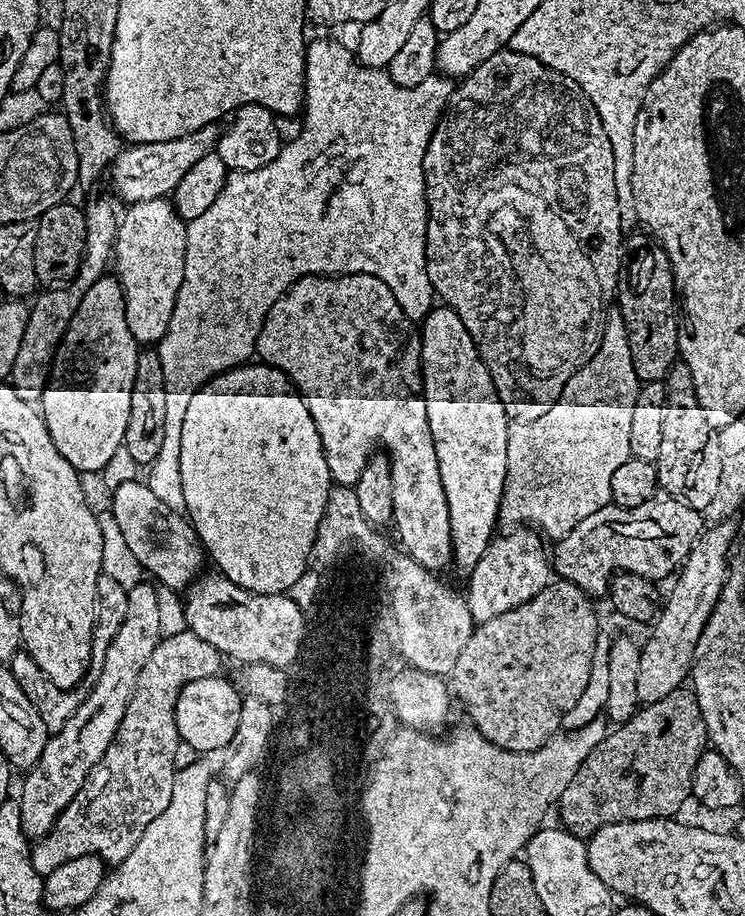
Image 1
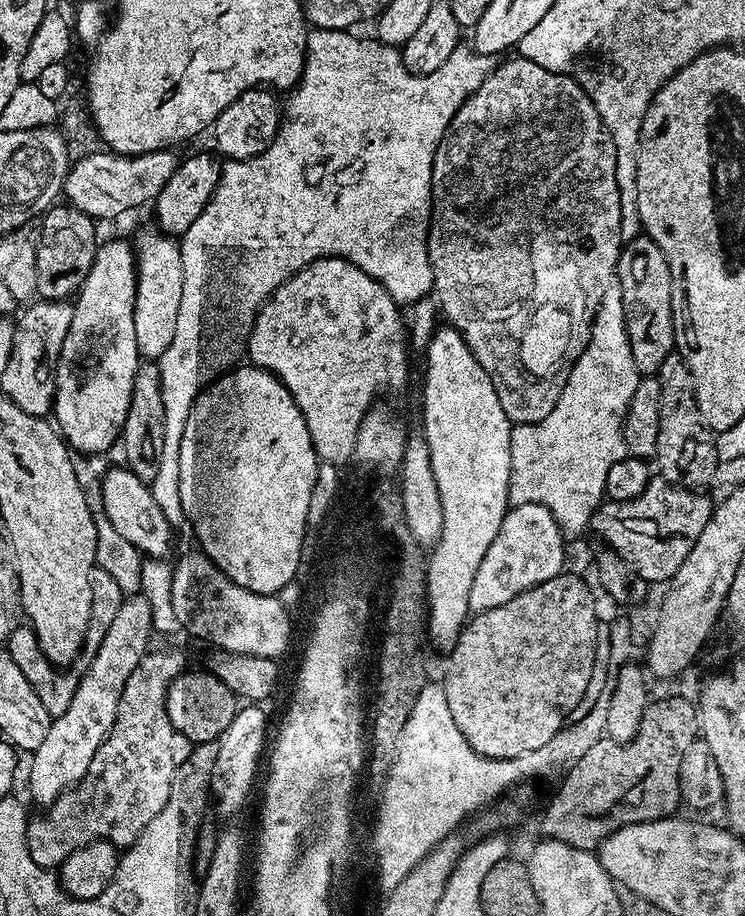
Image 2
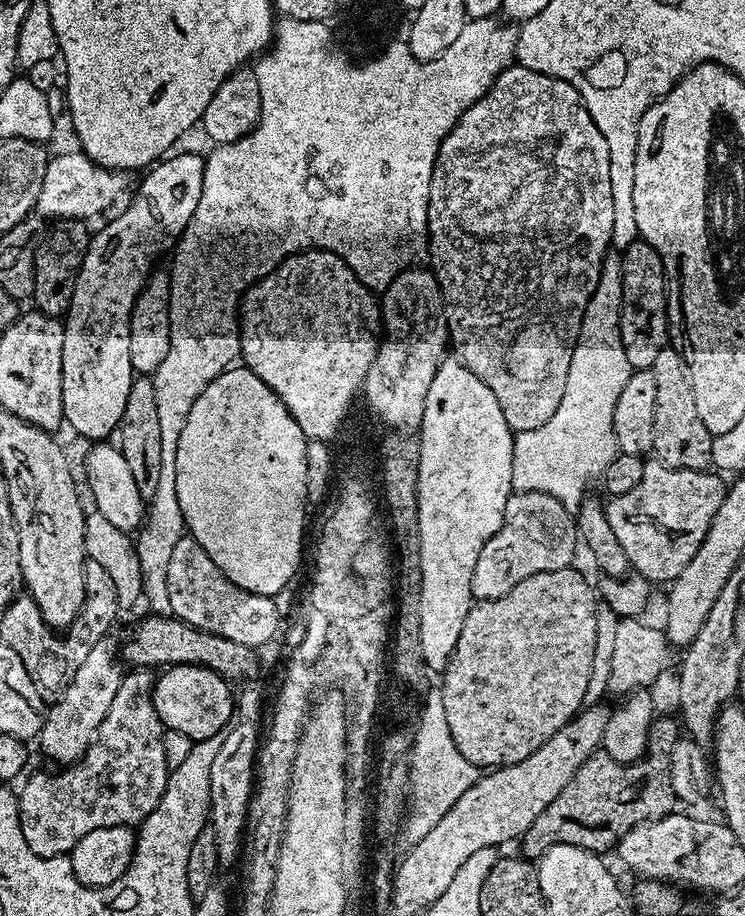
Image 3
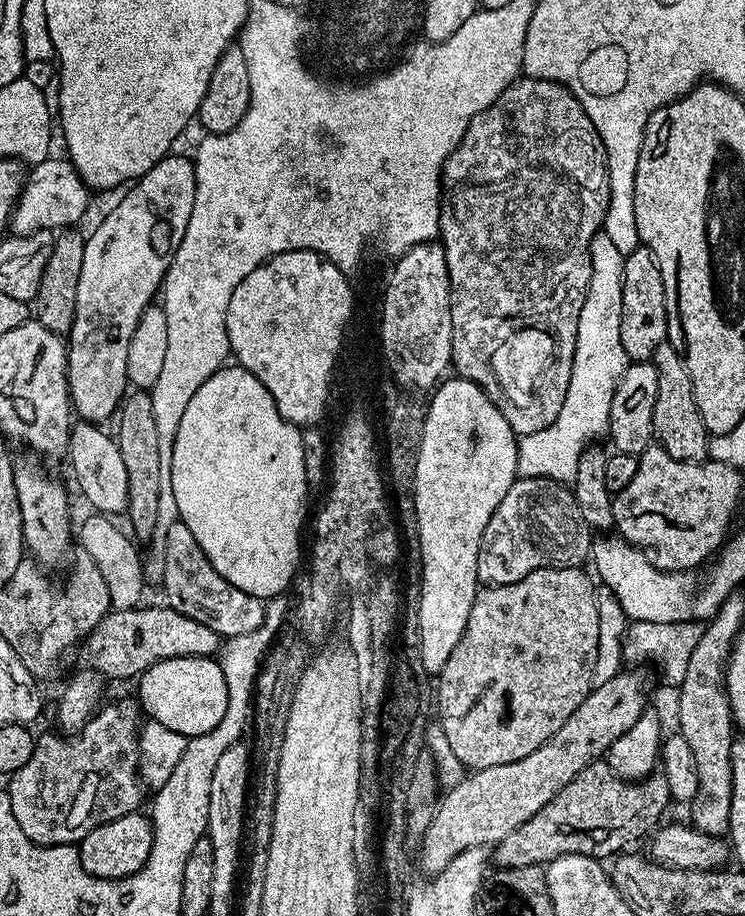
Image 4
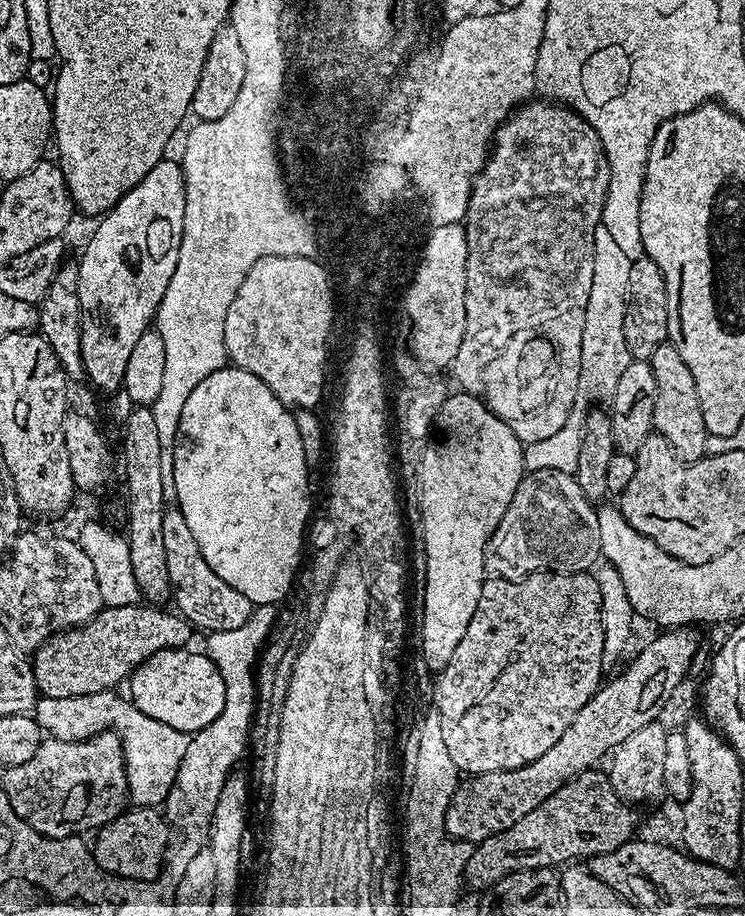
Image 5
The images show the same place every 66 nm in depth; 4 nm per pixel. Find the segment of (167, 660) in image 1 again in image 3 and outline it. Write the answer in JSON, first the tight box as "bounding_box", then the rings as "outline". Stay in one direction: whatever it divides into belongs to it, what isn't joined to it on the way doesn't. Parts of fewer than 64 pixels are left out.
{"bounding_box":[18,668,170,856],"outline":[[[137,668],[125,671],[120,677],[118,694],[114,694],[114,702],[110,702],[110,710],[106,710],[106,718],[102,722],[102,726],[98,726],[96,736],[92,739],[92,745],[84,751],[83,756],[75,764],[70,764],[56,770],[53,776],[47,776],[44,772],[34,773],[25,782],[24,789],[18,792],[18,815],[20,817],[22,838],[26,838],[26,846],[30,846],[30,850],[34,850],[34,854],[38,854],[39,856],[62,856],[71,853],[73,846],[82,838],[86,838],[86,834],[90,834],[90,830],[102,830],[106,826],[139,826],[156,809],[168,785],[168,773],[170,769],[168,759],[164,754],[164,734],[166,729],[158,718],[158,710],[154,710],[154,706],[152,705],[153,683],[154,676],[149,669]]]}

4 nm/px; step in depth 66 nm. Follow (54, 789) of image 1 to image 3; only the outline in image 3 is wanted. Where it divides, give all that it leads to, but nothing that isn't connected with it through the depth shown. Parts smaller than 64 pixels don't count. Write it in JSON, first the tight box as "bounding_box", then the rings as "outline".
{"bounding_box":[38,638,121,766],"outline":[[[105,638],[97,642],[90,654],[86,654],[86,662],[78,666],[78,674],[74,674],[70,686],[66,686],[66,690],[57,700],[51,701],[38,743],[56,766],[75,764],[92,745],[98,726],[102,726],[106,718],[106,710],[110,710],[110,702],[114,702],[114,694],[118,694],[121,675],[118,644],[112,638]]]}

